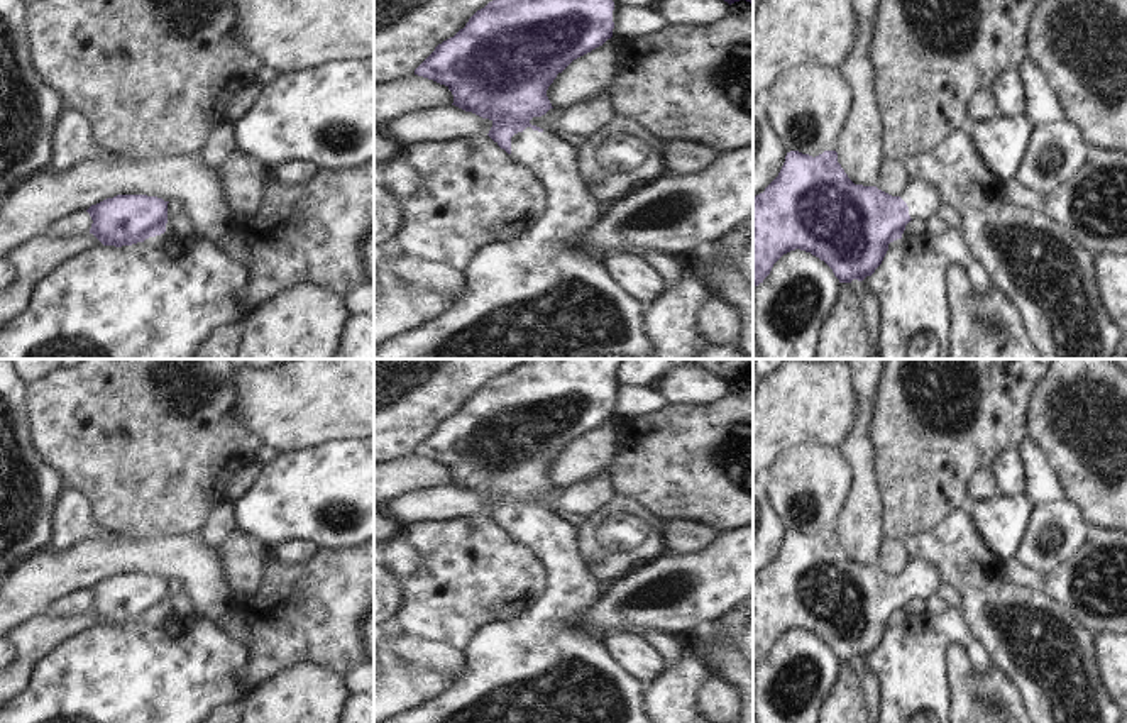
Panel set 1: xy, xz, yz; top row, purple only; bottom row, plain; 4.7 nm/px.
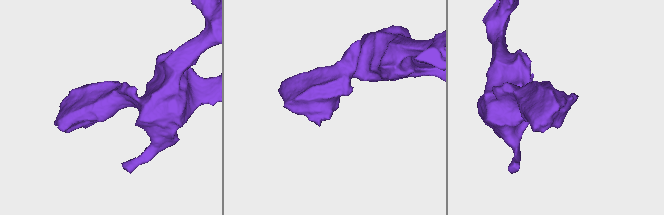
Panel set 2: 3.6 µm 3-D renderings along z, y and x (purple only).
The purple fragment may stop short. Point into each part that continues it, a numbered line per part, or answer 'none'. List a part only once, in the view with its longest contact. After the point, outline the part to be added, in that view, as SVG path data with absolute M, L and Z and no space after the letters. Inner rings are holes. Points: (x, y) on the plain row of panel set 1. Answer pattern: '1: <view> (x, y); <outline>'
1: xz (533, 667); M526 506L511 516L511 538L526 545L547 571L545 591L520 616L484 625L462 650L465 674L432 701L382 723L651 723L643 708L645 684L609 655L606 645L569 623L599 598L602 586L587 572L575 542L575 527L558 515Z

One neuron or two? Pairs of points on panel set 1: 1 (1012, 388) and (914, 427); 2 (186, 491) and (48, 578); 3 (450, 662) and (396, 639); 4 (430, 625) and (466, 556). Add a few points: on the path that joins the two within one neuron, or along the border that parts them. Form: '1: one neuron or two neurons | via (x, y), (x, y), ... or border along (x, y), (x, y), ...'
1: one neuron | via (989, 390), (972, 390), (945, 415), (938, 417)
2: two neurons | border along (158, 539), (117, 540)
3: one neuron | via (437, 654), (410, 647)
4: one neuron | via (437, 608), (466, 579), (466, 573)

